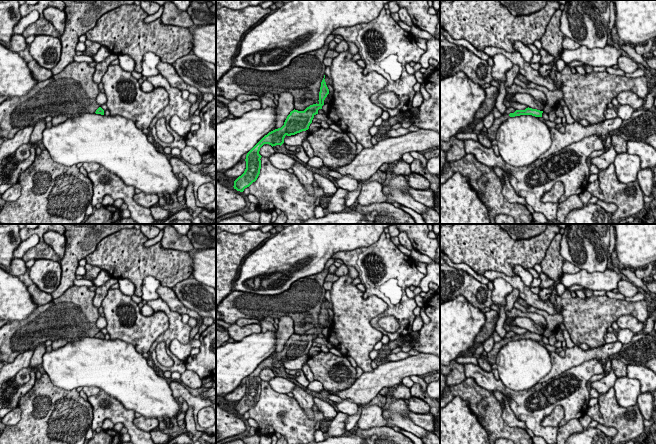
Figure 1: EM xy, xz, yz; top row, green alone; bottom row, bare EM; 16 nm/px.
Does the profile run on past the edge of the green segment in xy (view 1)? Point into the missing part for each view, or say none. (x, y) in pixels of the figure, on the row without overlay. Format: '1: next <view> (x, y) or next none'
1: next none

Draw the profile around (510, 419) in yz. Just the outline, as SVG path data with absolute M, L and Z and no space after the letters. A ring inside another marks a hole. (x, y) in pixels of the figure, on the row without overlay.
M503 395L503 402L499 402L502 407L502 418L504 422L510 427L520 427L526 429L526 425L523 421L520 421L515 416L514 412L510 408L509 399L507 396Z

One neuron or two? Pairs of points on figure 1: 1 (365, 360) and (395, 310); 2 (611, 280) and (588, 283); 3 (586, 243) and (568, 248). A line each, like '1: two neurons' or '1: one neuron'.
1: two neurons
2: one neuron
3: one neuron

